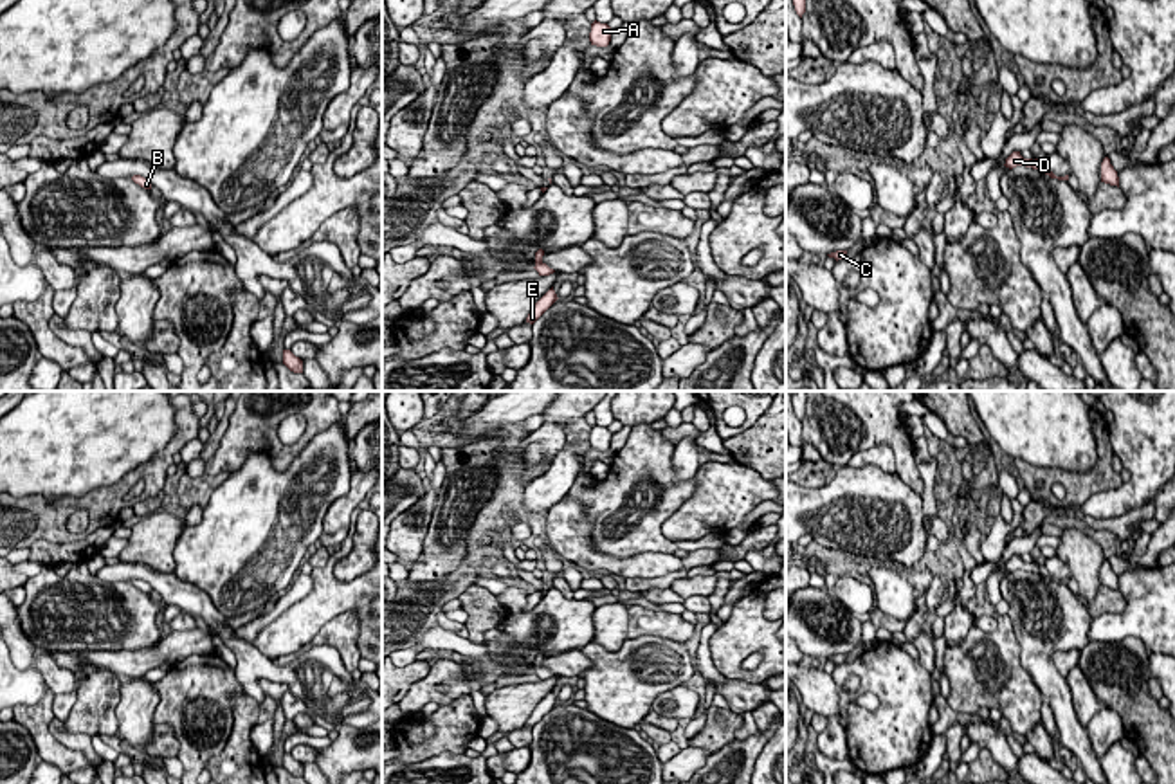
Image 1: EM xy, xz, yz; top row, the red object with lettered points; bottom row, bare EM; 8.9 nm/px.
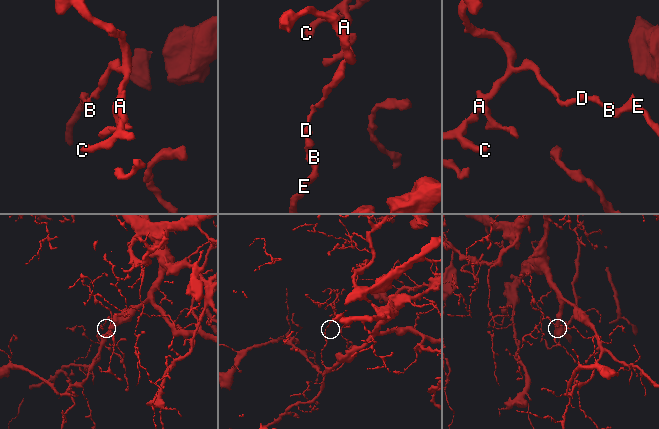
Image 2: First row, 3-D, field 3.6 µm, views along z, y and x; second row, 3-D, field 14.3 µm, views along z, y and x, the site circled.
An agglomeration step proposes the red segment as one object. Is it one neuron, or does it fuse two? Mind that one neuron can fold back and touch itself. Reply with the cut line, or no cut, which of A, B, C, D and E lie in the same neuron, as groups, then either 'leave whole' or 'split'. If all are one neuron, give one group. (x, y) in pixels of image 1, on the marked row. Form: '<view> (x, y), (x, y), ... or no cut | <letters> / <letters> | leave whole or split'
no cut | A B C D E | leave whole

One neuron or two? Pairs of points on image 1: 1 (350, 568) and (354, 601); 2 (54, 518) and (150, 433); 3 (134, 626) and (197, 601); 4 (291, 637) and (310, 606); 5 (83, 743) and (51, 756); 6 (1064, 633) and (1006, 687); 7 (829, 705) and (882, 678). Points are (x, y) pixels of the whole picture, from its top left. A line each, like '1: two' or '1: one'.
1: two
2: two
3: two
4: one
5: two
6: two
7: two

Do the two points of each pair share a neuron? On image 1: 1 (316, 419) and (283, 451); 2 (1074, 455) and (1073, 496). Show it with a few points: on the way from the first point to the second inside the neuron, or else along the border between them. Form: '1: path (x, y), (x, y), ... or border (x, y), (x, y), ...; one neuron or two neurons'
1: path (312, 429), (294, 449); one neuron
2: border (1096, 437), (1098, 462), (1091, 469), (1033, 465); two neurons

